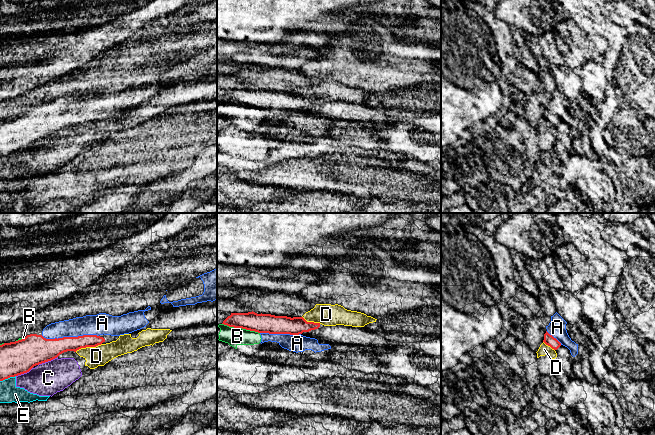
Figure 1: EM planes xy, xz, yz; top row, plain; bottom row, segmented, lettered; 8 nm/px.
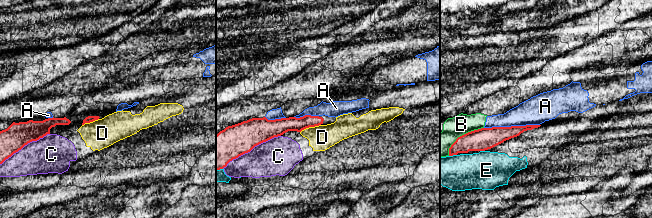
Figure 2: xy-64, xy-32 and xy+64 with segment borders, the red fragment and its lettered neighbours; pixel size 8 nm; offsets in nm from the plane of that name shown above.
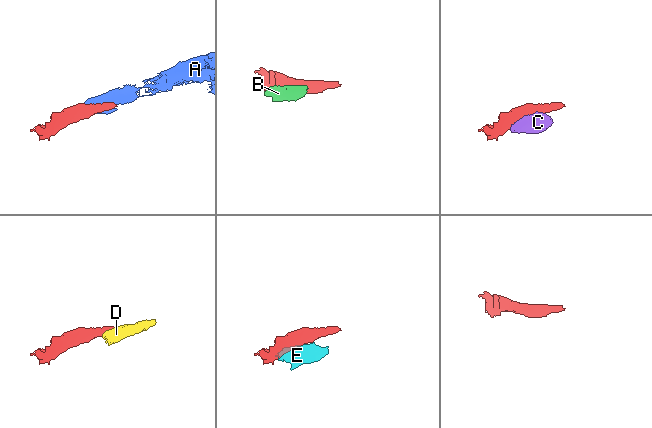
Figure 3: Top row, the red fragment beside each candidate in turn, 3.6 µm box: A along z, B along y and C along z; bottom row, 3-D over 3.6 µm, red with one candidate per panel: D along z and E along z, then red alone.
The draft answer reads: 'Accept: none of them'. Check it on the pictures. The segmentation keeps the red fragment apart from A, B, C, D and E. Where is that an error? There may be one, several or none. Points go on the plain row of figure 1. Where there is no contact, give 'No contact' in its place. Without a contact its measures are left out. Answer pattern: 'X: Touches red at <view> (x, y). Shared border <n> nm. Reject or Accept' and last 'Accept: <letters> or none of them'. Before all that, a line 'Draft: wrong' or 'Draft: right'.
Draft: wrong
A: Touches red at xy (70, 113). Shared border 460 nm. Accept
B: Touches red at xz (241, 103). Shared border 320 nm. Reject
C: Touches red at xy (47, 137). Shared border 180 nm. Reject
D: Touches red at xy (88, 122). Shared border 220 nm. Reject
E: Touches red at xy (7, 154). Shared border 140 nm. Reject
Accept: A

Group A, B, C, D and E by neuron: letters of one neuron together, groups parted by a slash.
A / B / C D / E

